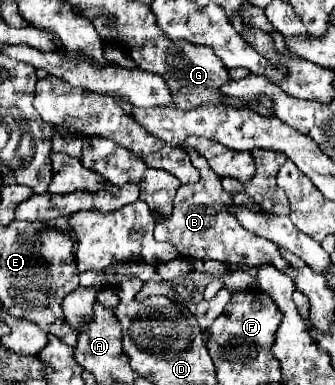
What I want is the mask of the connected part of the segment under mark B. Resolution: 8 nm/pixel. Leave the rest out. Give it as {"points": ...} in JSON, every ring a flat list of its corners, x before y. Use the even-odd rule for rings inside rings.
{"points":[[189,151,193,167,201,173,201,179,193,185,181,185,175,201,173,201,173,215,169,221,159,221,155,225,155,239,157,241,171,241,177,251,185,257,193,259,215,259,221,263,245,263,251,267,257,267,257,263,273,263,275,267,281,267,283,271,289,267,283,255,279,253,279,247,263,239,259,235,253,235,237,219,233,219,233,213,229,211,231,195,223,191,221,177,209,167,207,159,201,157,197,151]]}

